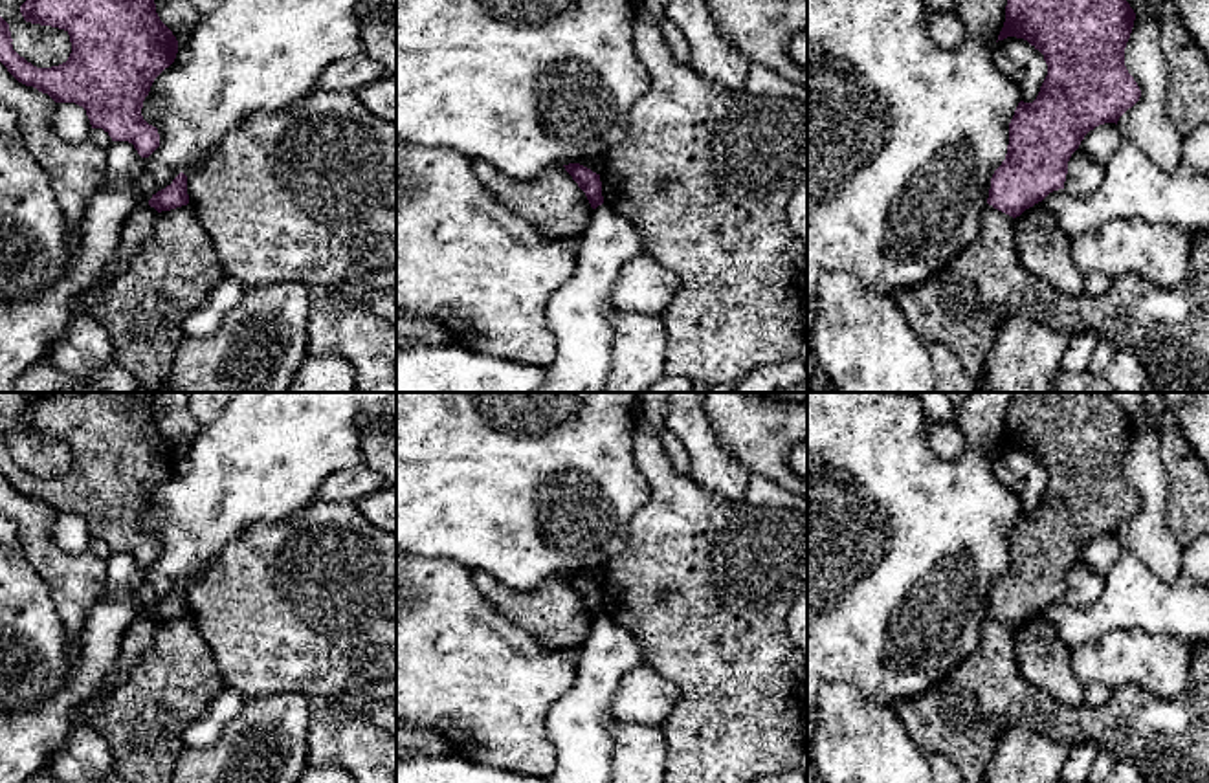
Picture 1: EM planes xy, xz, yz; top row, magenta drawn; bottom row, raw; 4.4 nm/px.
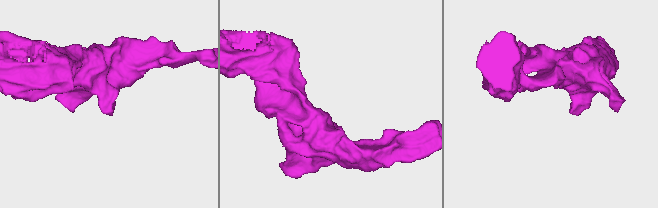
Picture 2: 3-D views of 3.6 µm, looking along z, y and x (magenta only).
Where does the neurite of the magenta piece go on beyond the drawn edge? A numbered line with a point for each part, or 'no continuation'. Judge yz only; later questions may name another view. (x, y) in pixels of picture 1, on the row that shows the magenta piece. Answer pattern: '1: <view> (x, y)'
no continuation

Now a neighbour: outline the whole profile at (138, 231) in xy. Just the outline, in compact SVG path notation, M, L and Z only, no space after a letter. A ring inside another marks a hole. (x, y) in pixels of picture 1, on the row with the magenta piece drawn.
M138 204L130 211L127 222L123 224L119 246L101 275L101 286L112 282L127 271L134 259L150 246L156 237L156 218L158 211L149 204Z

